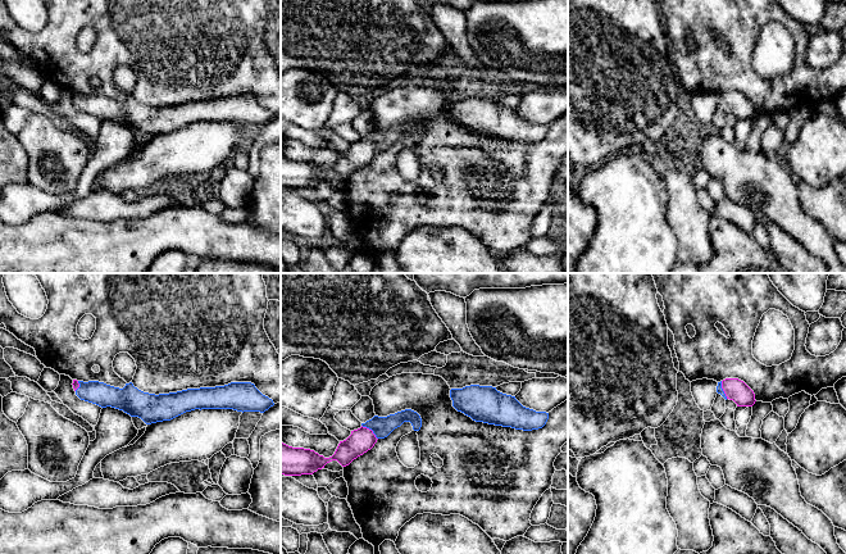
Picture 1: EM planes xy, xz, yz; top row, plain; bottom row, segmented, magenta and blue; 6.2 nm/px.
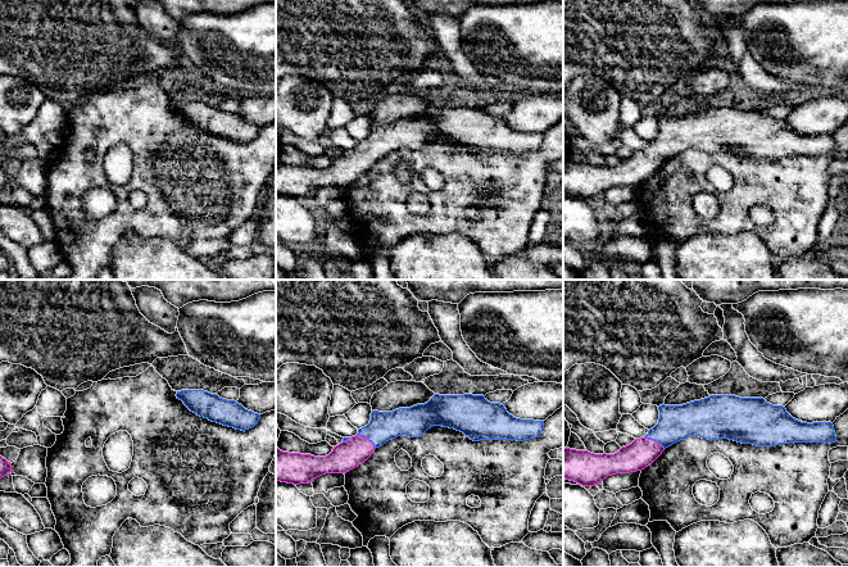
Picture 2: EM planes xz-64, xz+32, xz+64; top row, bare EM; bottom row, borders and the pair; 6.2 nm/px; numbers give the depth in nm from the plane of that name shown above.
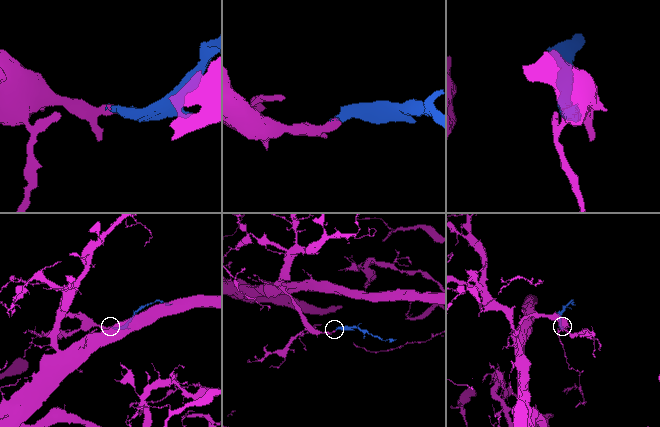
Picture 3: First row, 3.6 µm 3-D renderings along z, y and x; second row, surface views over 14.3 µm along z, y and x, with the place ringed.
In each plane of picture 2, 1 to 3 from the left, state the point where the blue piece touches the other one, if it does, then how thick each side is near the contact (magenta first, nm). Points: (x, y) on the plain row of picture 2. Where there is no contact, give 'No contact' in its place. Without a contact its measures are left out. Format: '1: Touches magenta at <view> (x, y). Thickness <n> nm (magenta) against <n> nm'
1: No contact
2: Touches magenta at xz+32 (366, 150). Thickness 180 nm (magenta) against 190 nm
3: Touches magenta at xz+64 (653, 153). Thickness 180 nm (magenta) against 220 nm

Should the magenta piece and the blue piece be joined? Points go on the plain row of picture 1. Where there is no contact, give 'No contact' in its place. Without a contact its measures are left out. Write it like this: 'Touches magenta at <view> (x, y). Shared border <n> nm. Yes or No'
Touches magenta at xz (371, 142). Shared border 140 nm. Yes

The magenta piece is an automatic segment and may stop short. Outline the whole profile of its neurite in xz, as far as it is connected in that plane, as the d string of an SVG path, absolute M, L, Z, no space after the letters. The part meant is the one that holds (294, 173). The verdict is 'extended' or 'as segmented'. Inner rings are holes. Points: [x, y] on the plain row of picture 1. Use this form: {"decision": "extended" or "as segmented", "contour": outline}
{"decision": "extended", "contour": "M411 122L387 130L374 128L372 132L361 136L360 141L351 144L346 153L340 154L335 167L329 171L324 171L310 162L292 160L281 155L281 187L313 187L332 173L337 173L342 180L346 180L354 172L370 163L378 151L387 150L404 135L410 135L414 144L419 144L422 140L420 128Z"}

